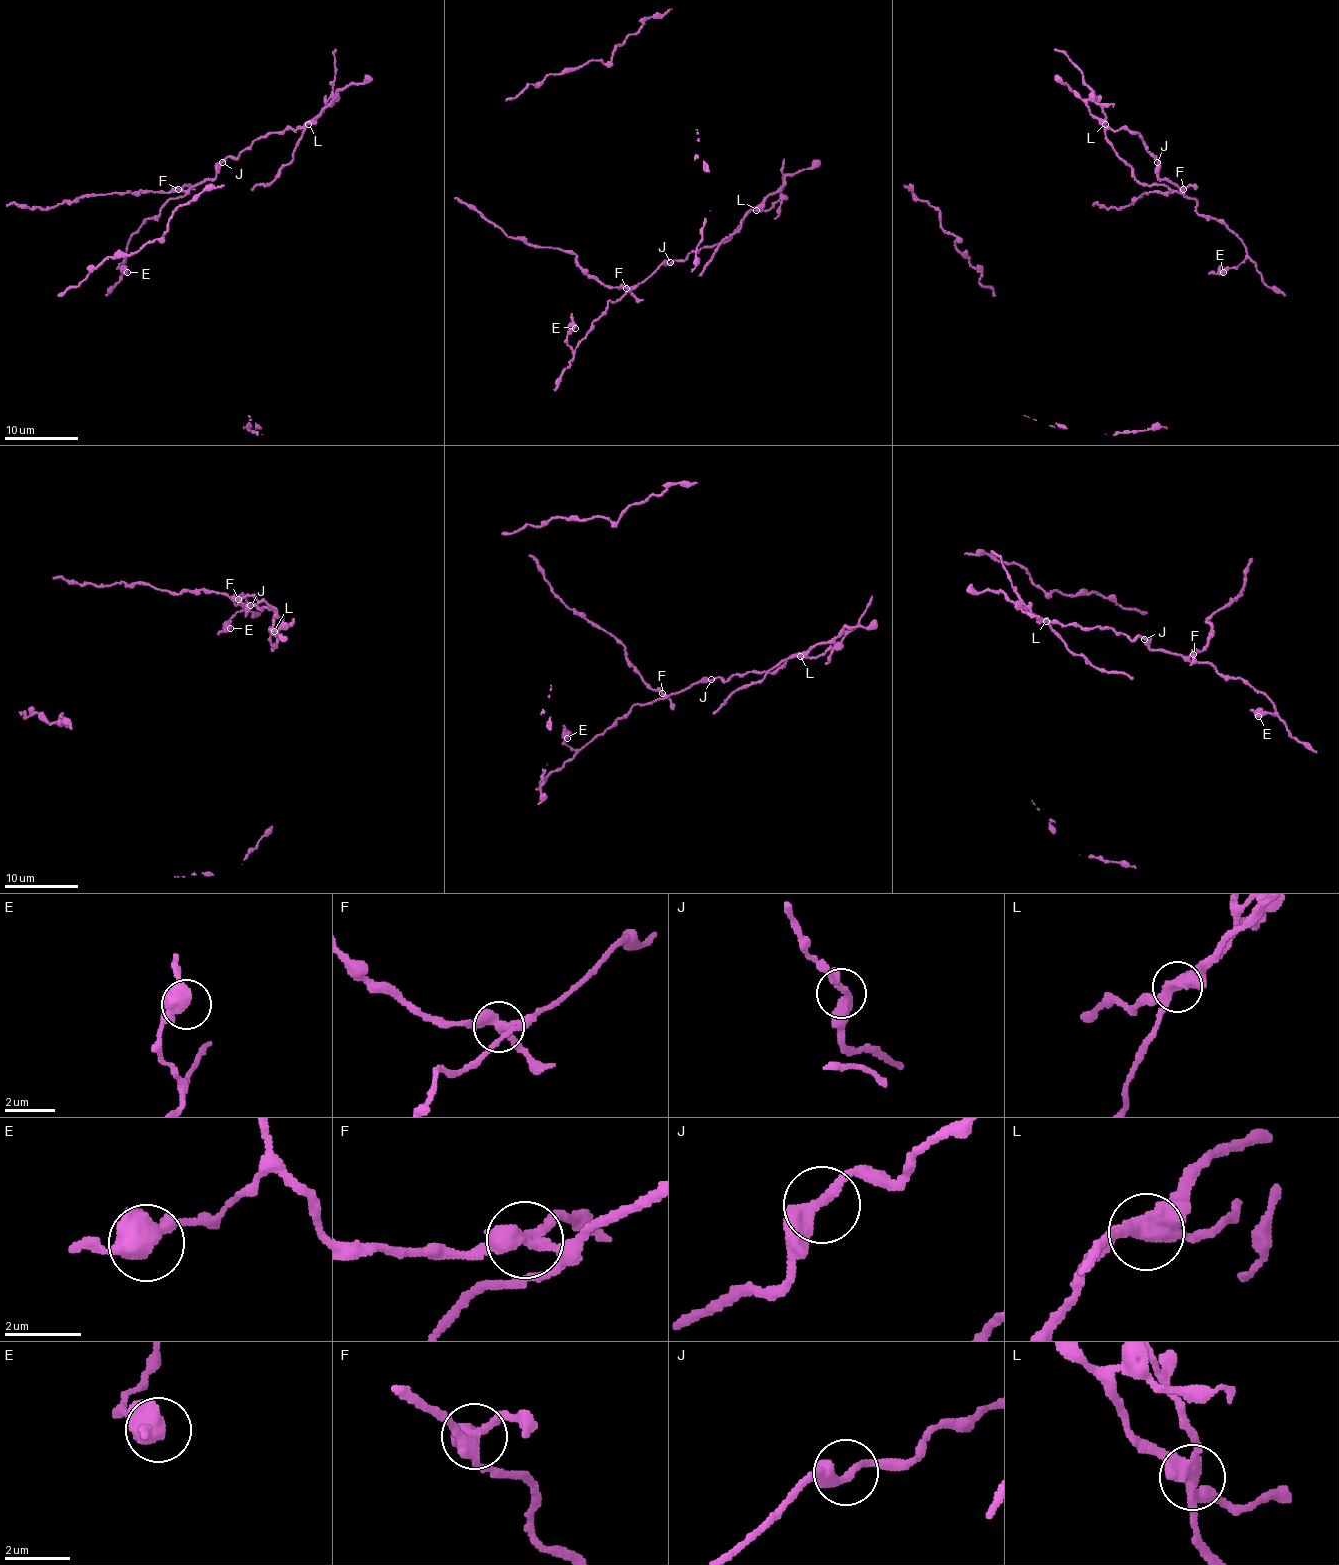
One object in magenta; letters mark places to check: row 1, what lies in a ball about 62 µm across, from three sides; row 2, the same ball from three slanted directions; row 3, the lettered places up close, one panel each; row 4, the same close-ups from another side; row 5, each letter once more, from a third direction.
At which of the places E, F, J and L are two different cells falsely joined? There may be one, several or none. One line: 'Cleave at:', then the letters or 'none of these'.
Cleave at: F, L

